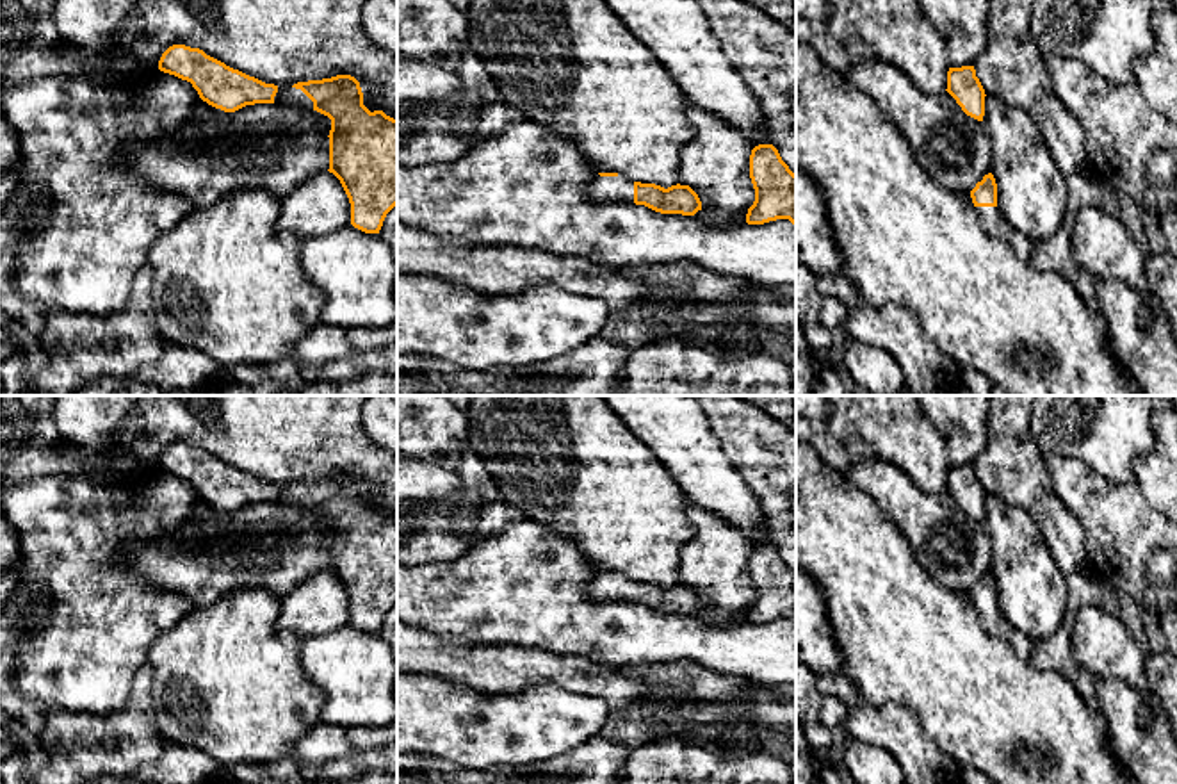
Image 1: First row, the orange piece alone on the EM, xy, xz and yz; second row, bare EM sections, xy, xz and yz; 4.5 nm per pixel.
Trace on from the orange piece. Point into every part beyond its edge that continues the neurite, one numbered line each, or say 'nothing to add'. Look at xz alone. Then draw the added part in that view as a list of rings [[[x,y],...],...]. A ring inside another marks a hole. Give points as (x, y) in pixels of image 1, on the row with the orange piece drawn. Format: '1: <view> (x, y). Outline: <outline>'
1: xz (604, 189). Outline: [[[595,175],[586,200],[591,203],[634,203],[634,180],[623,175],[600,176]]]

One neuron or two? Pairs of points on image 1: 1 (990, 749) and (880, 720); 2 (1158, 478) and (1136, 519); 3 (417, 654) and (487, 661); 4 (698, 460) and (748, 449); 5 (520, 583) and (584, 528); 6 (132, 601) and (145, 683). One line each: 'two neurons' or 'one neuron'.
1: two neurons
2: two neurons
3: one neuron
4: two neurons
5: two neurons
6: two neurons

